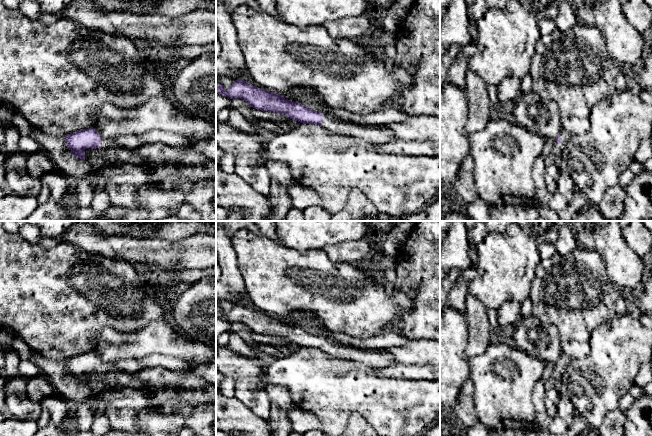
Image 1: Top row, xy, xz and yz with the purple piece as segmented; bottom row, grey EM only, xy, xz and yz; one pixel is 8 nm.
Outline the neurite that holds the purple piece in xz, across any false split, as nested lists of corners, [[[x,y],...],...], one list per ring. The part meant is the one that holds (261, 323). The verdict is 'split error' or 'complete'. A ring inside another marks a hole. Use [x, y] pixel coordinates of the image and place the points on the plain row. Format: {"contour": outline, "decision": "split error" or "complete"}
{"contour": [[[243,303],[235,304],[227,314],[220,307],[217,308],[216,317],[225,319],[230,323],[241,322],[255,333],[285,338],[292,344],[300,347],[320,349],[336,358],[354,361],[376,368],[397,364],[388,353],[331,342],[301,327],[285,323],[280,318],[270,316],[266,313],[256,312]]], "decision": "split error"}

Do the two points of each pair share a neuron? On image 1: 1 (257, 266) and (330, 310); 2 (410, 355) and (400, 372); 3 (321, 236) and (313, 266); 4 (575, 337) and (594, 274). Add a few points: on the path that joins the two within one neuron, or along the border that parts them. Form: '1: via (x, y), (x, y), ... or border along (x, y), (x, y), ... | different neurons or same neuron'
1: via (275, 276), (281, 282), (289, 282), (312, 298) | same neuron
2: border along (397, 363), (429, 364) | different neurons
3: border along (322, 249), (311, 249), (304, 252), (293, 250) | different neurons
4: via (575, 321), (576, 292), (578, 290) | same neuron

